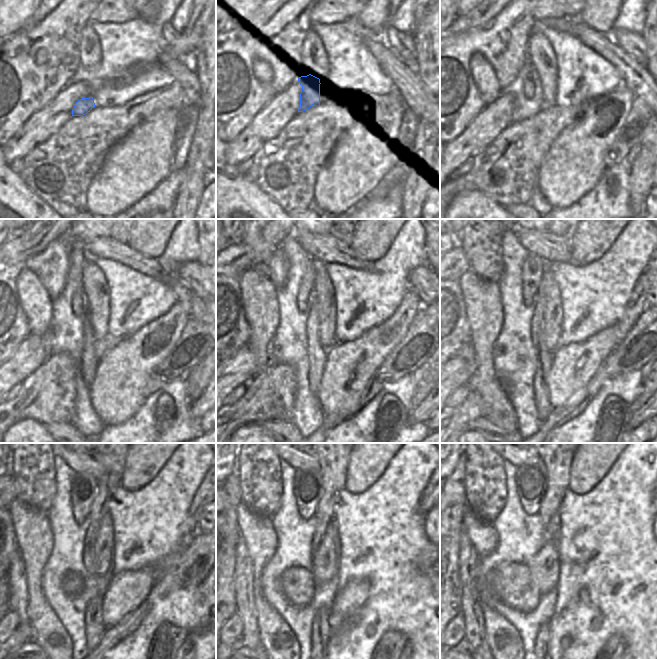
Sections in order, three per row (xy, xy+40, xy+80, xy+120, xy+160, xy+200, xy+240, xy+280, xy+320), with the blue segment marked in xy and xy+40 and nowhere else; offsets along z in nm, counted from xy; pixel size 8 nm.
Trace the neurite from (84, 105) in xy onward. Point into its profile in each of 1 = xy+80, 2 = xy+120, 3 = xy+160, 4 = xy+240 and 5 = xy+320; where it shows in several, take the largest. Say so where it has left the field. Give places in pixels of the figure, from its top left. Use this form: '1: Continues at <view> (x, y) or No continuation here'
1: Continues at xy+80 (532, 87)
2: Continues at xy+120 (80, 304)
3: Continues at xy+160 (305, 294)
4: Continues at xy+240 (84, 487)
5: Continues at xy+320 (531, 480).

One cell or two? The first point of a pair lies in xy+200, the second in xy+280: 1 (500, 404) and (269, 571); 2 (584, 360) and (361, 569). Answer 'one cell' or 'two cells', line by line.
1: two cells
2: two cells

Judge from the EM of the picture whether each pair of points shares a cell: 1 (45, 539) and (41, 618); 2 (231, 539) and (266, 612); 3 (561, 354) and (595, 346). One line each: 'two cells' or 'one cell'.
1: one cell
2: two cells
3: one cell

